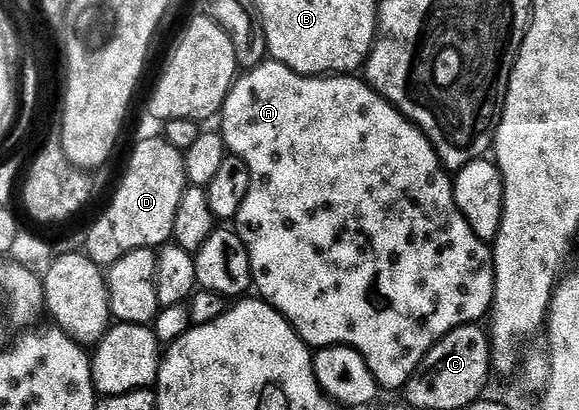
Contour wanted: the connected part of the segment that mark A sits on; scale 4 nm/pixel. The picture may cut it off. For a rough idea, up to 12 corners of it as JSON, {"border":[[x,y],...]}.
{"border":[[267,59],[222,140],[257,296],[401,390],[494,303],[409,117]]}

